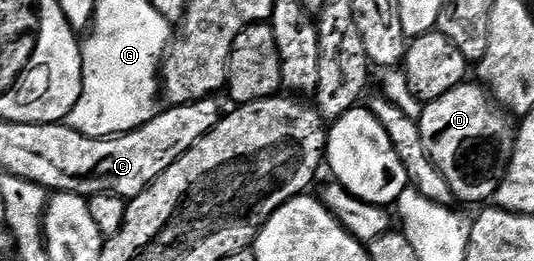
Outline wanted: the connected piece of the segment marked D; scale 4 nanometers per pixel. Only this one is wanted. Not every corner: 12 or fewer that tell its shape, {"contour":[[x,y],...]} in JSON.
{"contour":[[477,82],[422,107],[421,141],[458,201],[484,205],[515,124]]}

